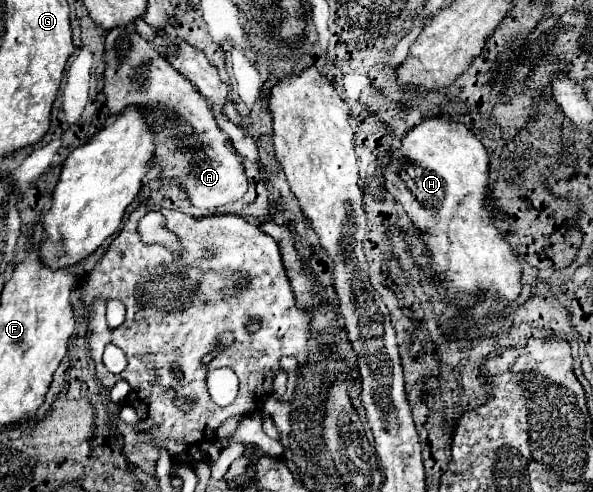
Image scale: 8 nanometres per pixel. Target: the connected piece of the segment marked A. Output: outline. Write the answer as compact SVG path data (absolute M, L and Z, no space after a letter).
M131 32L129 40L131 50L125 60L119 58L115 46L107 52L103 92L109 112L117 116L121 110L135 106L145 114L155 132L155 156L151 164L161 168L161 180L183 184L193 206L209 210L239 200L247 192L245 170L233 144L219 130L207 100L137 32Z

